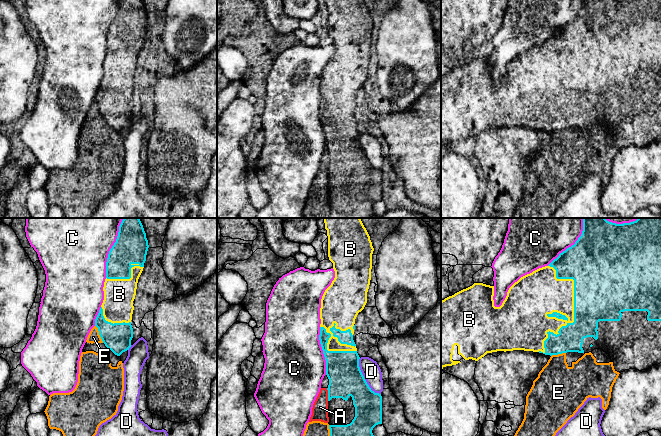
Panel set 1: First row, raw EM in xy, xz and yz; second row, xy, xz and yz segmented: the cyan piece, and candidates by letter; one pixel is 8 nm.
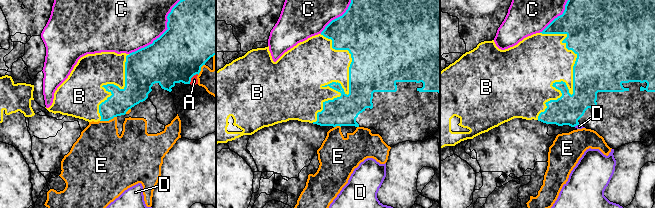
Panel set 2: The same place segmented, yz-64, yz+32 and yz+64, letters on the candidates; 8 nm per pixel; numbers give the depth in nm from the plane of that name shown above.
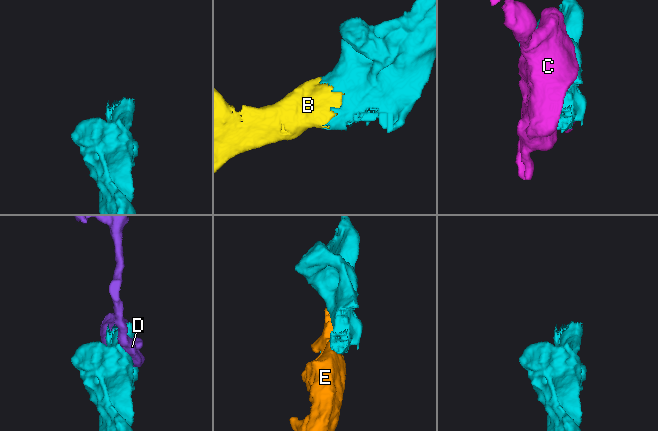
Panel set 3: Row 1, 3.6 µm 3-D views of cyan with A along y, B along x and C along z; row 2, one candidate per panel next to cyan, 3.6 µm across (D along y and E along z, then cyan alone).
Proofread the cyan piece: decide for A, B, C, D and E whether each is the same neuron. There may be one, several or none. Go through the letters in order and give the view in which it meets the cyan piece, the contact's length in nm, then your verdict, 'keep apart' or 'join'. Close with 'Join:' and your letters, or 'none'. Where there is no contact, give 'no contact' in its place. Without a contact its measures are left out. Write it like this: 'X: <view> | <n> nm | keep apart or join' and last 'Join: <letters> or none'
A: xz | 110 nm | keep apart
B: yz | 700 nm | join
C: xy | 500 nm | keep apart
D: xz | 340 nm | keep apart
E: xy | 160 nm | keep apart
Join: B

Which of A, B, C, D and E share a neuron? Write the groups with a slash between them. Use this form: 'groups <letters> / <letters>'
groups A E / B / C / D

